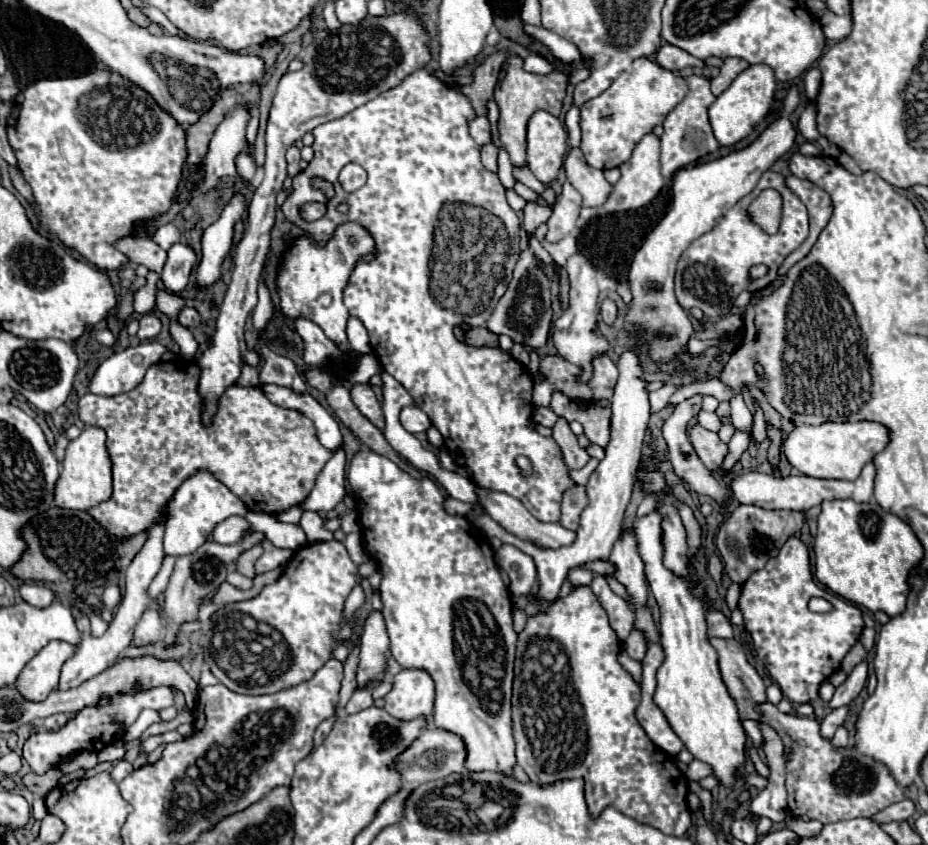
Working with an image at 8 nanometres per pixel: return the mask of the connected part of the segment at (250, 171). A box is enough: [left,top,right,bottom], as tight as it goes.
[236,149,256,179]

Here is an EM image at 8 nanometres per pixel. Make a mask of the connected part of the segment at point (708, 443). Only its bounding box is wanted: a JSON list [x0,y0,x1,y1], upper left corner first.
[688,423,728,473]

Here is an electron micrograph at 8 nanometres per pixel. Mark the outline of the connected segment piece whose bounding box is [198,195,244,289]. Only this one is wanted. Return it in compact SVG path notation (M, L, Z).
M236 195L222 211L220 219L202 235L202 261L198 267L198 287L206 289L220 279L220 265L232 247L232 227L244 211L244 197Z

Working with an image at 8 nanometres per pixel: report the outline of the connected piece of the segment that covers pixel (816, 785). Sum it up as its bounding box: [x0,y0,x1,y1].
[756,701,906,823]

